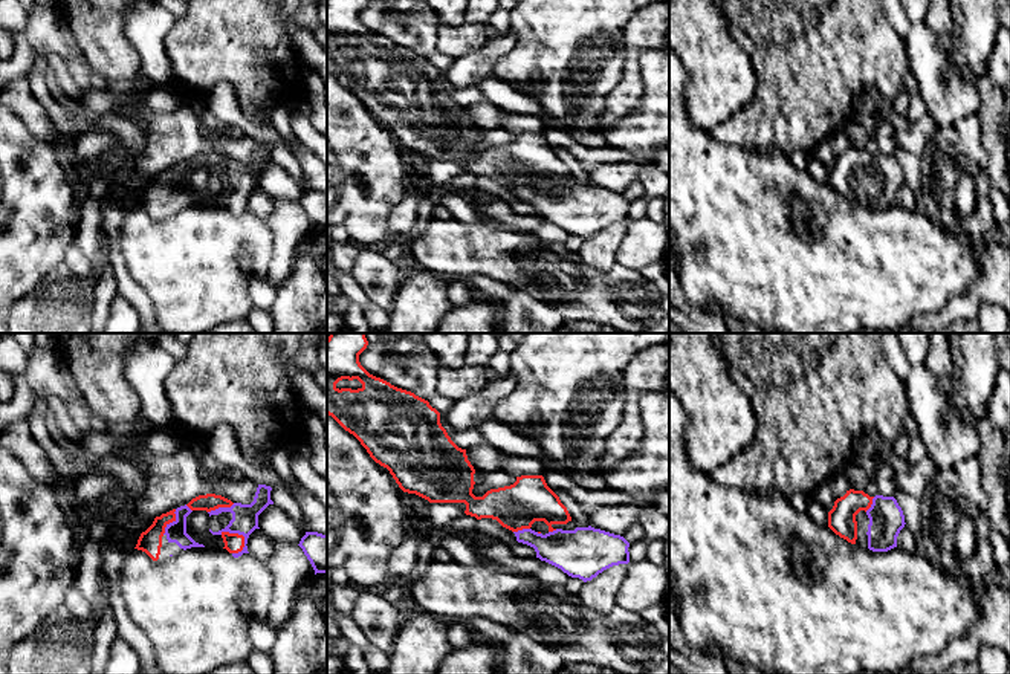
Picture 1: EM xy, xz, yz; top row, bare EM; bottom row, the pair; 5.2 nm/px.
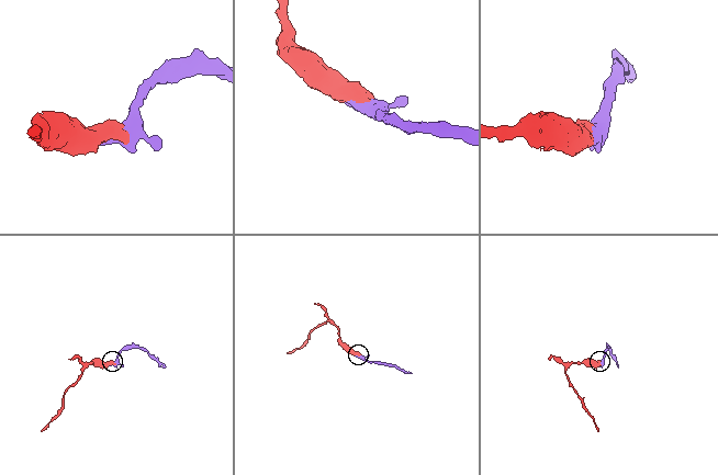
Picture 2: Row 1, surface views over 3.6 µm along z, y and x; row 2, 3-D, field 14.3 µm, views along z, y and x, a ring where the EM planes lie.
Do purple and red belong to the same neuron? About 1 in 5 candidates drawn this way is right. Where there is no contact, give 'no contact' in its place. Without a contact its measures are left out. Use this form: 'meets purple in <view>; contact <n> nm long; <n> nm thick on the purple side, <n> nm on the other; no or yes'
meets purple in xy; contact 160 nm long; 140 nm thick on the purple side, 110 nm on the other; yes

